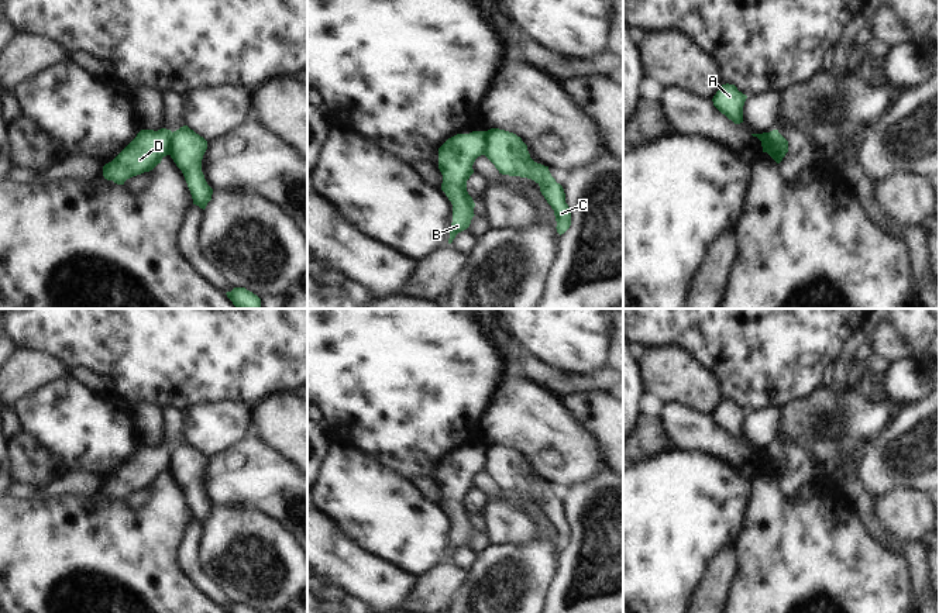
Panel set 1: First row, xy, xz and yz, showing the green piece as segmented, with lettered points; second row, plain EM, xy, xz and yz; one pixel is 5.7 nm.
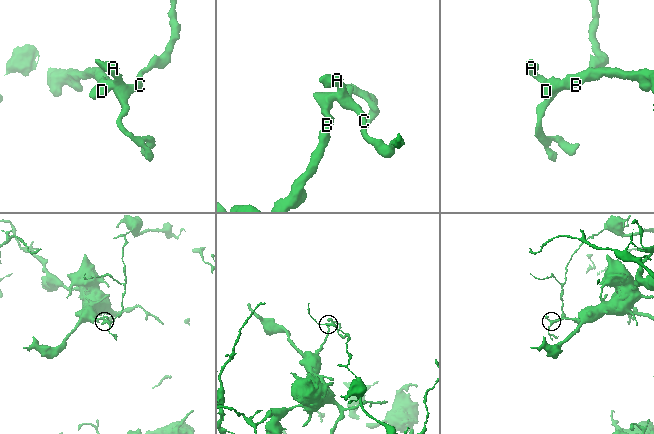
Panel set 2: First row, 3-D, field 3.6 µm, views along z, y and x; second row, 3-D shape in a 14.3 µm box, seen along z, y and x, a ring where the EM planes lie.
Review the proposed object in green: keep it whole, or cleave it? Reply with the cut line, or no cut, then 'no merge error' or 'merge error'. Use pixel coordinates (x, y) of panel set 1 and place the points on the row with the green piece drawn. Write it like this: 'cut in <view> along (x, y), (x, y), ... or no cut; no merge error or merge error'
cut in xz along (487, 131), (487, 148), (482, 154); merge error

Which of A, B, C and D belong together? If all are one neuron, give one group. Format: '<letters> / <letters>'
A C / B D

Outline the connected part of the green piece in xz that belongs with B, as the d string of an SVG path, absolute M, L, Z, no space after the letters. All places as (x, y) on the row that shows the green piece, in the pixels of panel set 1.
M486 131L457 134L438 148L441 190L453 204L453 223L448 244L471 224L475 203L467 192L467 180L474 173L475 159L486 149Z

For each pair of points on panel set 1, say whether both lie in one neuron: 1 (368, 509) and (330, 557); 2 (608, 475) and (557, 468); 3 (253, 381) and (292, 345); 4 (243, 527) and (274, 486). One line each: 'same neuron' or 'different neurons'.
1: different neurons
2: different neurons
3: same neuron
4: different neurons

